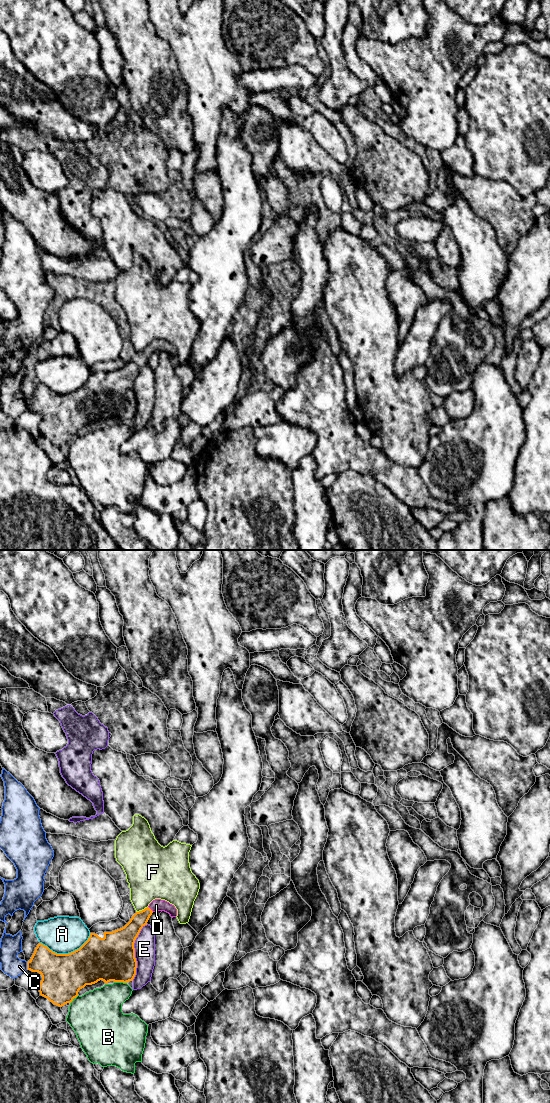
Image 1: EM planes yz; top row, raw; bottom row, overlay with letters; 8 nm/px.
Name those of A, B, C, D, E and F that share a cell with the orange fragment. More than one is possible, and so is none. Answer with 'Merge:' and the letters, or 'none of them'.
Merge: D

